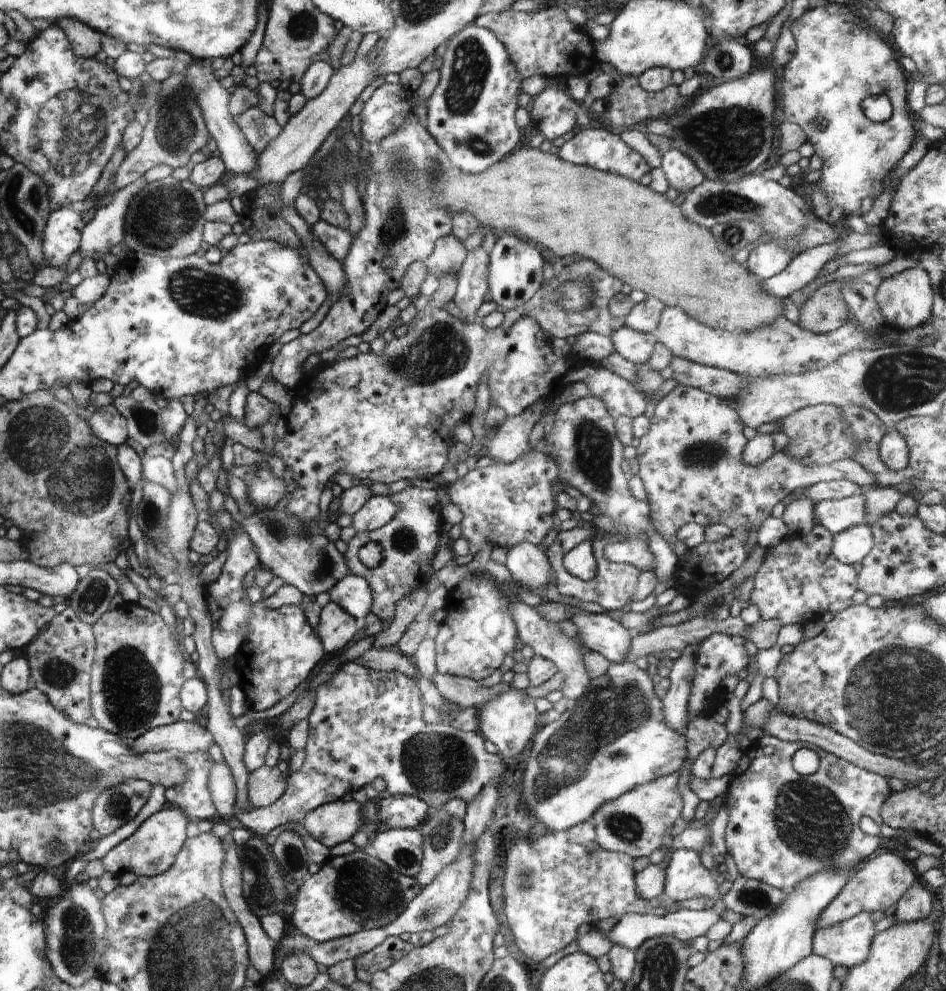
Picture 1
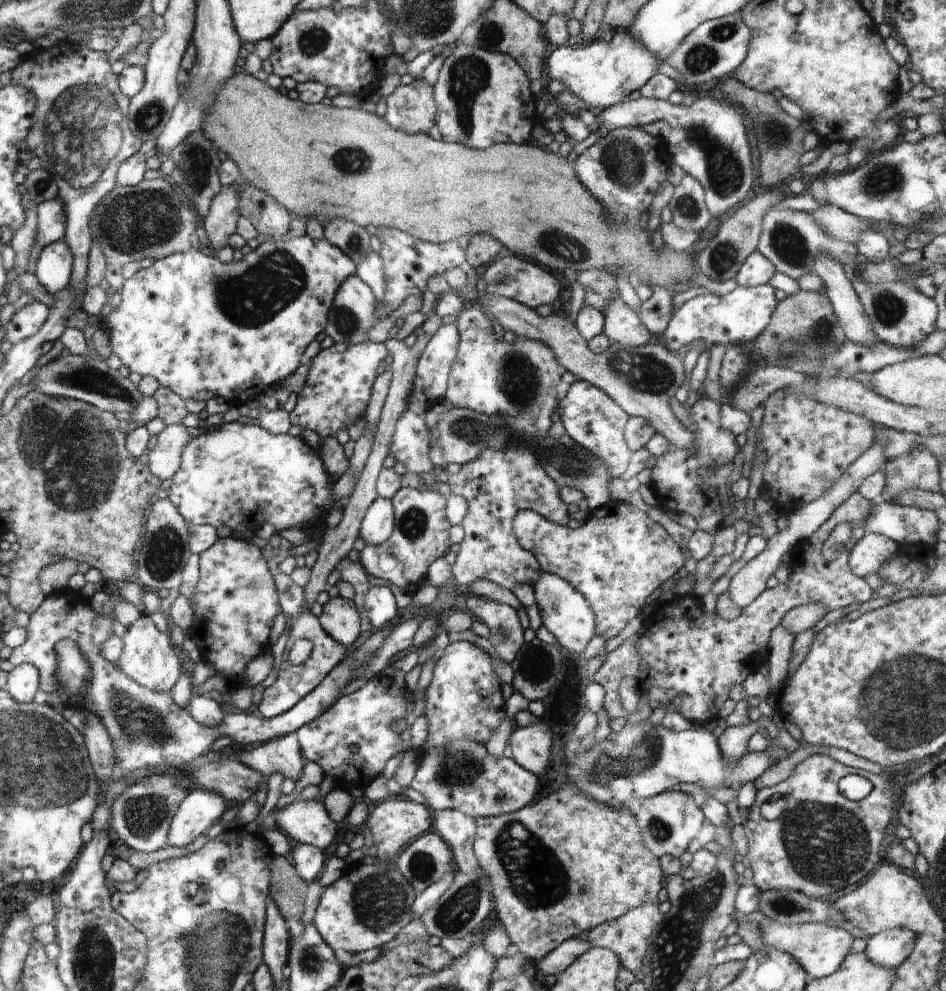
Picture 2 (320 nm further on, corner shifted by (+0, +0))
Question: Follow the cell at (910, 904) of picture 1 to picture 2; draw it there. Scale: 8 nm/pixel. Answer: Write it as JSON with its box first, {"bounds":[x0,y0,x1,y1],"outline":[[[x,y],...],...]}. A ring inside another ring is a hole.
{"bounds":[864,929,918,974],"outline":[[[886,929],[867,939],[864,952],[875,965],[887,968],[895,974],[895,970],[910,956],[910,953],[917,951],[917,947],[918,938],[913,932],[906,929]]]}

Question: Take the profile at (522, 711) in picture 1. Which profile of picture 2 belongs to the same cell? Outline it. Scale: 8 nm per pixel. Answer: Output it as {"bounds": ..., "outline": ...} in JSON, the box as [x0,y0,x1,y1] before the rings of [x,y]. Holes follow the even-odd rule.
{"bounds":[508,718,552,774],"outline":[[[543,718],[528,727],[515,726],[508,740],[514,760],[532,774],[544,774],[550,764],[552,732]]]}

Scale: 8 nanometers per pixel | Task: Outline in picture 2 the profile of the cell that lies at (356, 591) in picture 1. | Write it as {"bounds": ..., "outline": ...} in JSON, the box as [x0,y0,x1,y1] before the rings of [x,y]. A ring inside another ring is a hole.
{"bounds":[364,587,396,629],"outline":[[[370,587],[364,597],[364,608],[375,629],[388,624],[396,614],[396,599],[389,587]]]}

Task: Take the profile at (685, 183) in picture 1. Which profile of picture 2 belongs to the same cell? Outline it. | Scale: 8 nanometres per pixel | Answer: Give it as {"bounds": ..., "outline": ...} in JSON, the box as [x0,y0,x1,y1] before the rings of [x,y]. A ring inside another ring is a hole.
{"bounds":[668,175,713,233],"outline":[[[690,175],[684,176],[675,186],[668,205],[672,211],[672,222],[689,233],[700,233],[713,218],[705,205],[704,187]]]}

